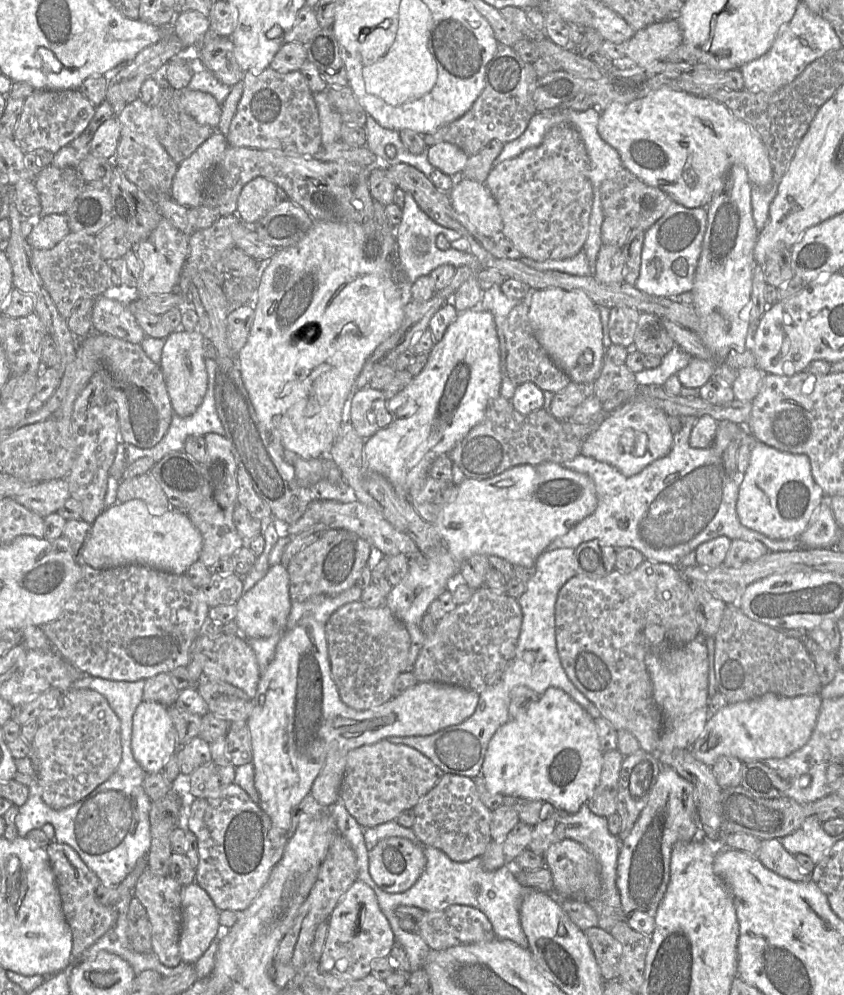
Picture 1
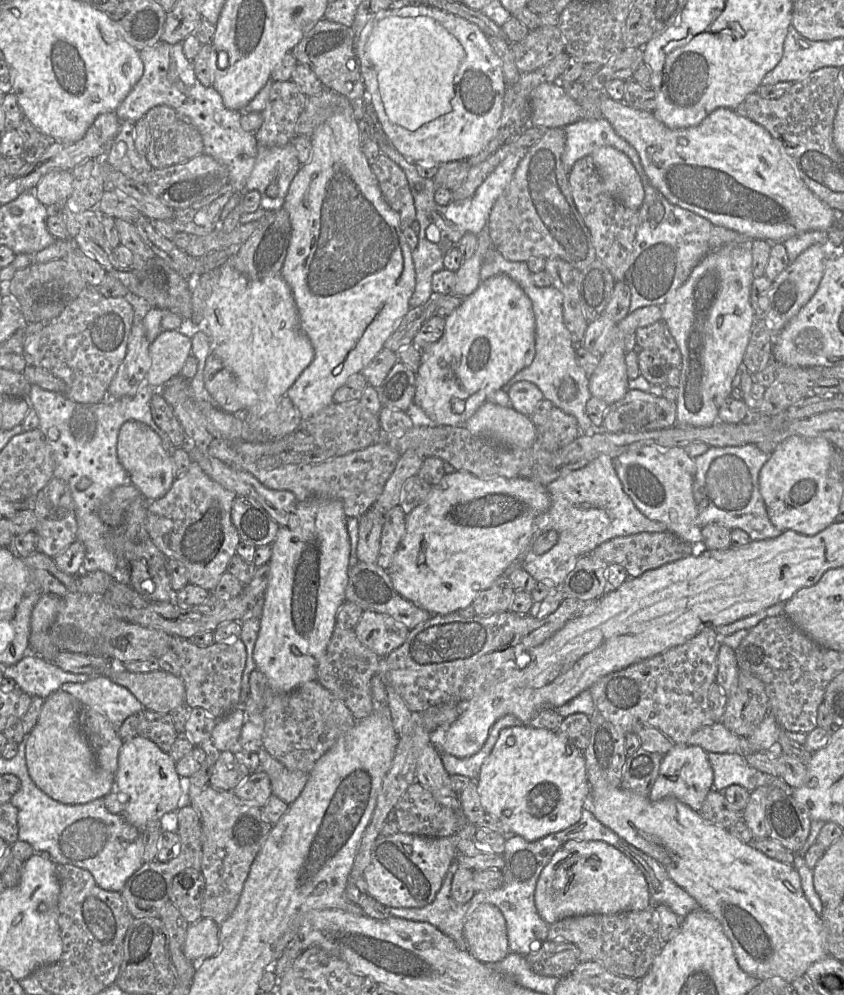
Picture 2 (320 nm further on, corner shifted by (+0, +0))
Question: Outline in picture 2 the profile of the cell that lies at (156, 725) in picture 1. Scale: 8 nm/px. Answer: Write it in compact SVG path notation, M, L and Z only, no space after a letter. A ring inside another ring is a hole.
M135 736L124 741L119 751L118 769L115 774L115 789L126 798L123 812L125 819L139 830L146 829L148 822L160 821L162 816L171 811L177 811L182 806L185 797L187 779L182 779L176 771L176 763L169 753L163 752L154 742L142 736Z

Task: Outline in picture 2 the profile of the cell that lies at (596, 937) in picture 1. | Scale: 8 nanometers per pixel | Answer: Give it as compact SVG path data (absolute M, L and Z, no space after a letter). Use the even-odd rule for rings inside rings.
M545 941L537 951L525 956L529 968L543 976L566 977L580 963L580 949L573 943L563 941Z

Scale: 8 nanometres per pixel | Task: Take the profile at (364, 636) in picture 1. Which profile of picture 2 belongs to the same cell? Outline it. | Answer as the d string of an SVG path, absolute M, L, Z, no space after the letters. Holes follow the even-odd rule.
M336 623L324 656L317 666L317 681L350 710L355 720L361 720L375 710L371 679L378 674L380 657L364 646L352 629Z

